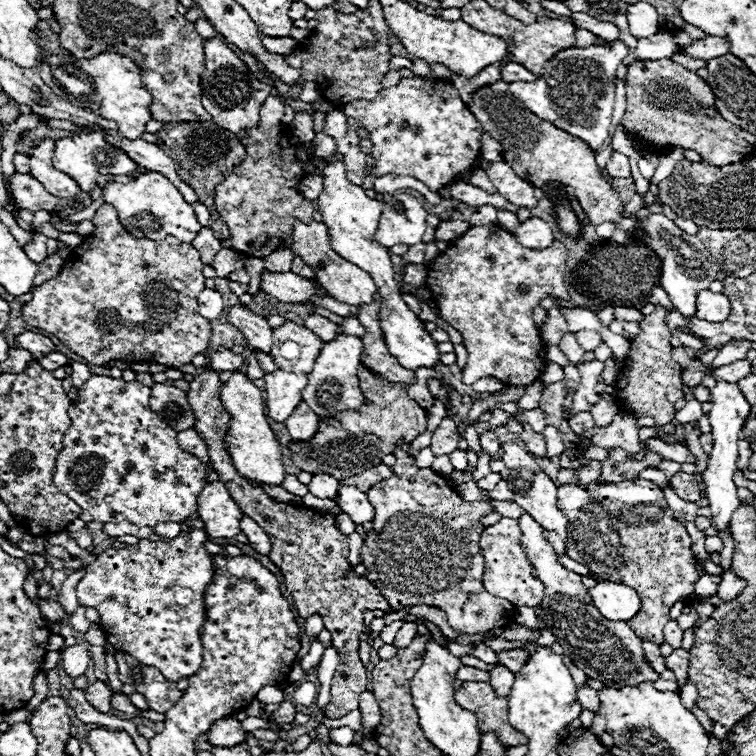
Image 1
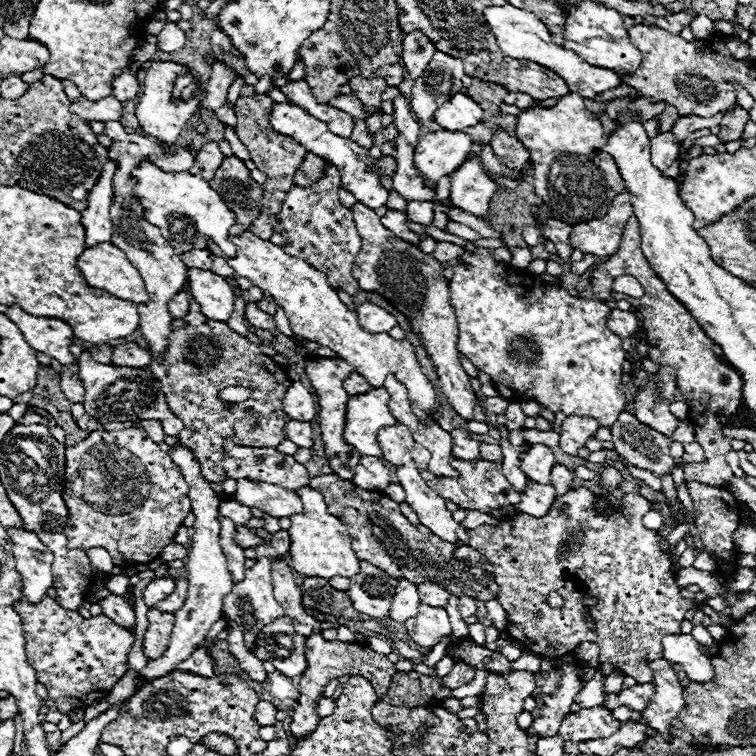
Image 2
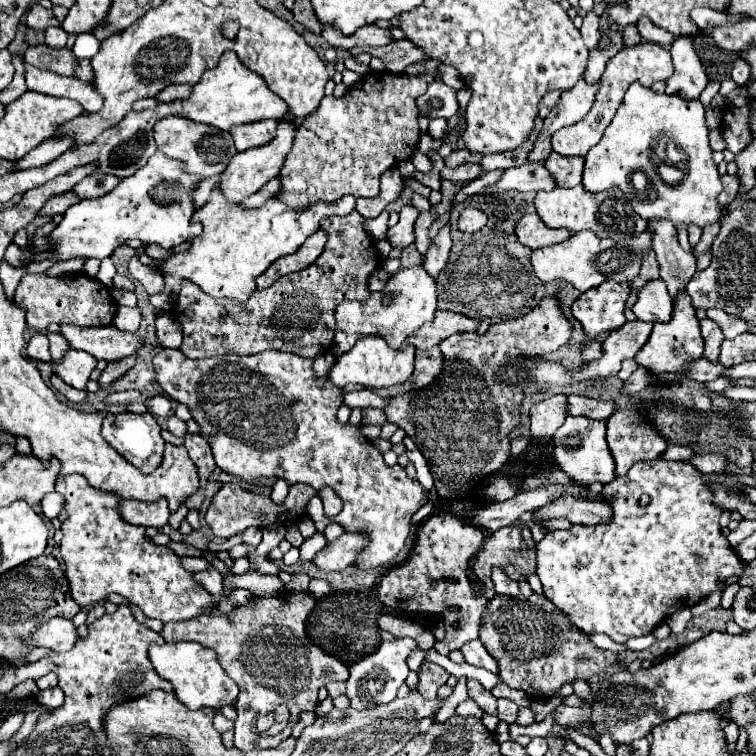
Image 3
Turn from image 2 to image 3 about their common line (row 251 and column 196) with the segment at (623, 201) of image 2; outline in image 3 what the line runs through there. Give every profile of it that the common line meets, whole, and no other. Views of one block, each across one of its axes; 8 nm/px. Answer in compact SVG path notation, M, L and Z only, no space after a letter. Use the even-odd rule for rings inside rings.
M60 476L56 480L56 490L64 496L64 510L68 518L62 522L62 542L60 552L64 560L64 572L70 582L72 598L80 608L106 600L106 594L116 592L136 604L148 618L158 618L162 622L192 620L200 614L210 614L218 608L218 600L194 580L194 574L182 566L180 556L168 546L156 546L146 534L144 526L132 526L124 522L118 504L110 504L110 498L100 498L100 490L90 490L90 484L84 476Z

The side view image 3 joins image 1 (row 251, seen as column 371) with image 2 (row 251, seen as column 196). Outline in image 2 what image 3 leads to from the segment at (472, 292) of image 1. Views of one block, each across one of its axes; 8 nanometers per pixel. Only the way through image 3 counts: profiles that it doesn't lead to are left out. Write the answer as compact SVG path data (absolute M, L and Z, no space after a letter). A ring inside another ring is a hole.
M356 202L352 206L352 216L362 238L362 248L352 264L352 276L358 280L362 290L380 294L410 320L412 332L420 338L420 344L426 348L426 356L434 364L440 392L448 398L456 414L460 414L464 420L472 420L476 394L470 386L470 376L458 358L458 320L450 304L450 290L442 264L434 260L432 254L424 254L418 246L394 236L388 228L384 228L372 208Z

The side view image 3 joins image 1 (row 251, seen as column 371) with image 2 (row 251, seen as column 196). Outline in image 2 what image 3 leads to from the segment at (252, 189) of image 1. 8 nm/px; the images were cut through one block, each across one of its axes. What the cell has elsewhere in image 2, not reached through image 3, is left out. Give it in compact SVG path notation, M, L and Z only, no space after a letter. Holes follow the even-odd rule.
M326 162L324 176L318 182L314 182L308 188L294 186L288 192L276 216L278 220L274 224L274 234L270 240L280 244L288 254L302 258L304 262L312 264L312 268L324 272L332 288L340 288L350 296L354 296L358 292L358 282L352 278L350 270L356 254L360 252L362 238L356 232L352 212L340 204L338 190L340 190L338 170L330 162Z

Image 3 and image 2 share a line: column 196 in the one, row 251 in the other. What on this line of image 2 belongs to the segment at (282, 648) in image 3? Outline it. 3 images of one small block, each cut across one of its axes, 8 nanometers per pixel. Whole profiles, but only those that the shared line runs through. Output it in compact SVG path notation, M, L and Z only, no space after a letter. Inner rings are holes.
M636 216L628 218L618 252L608 256L606 262L598 264L592 270L590 282L592 282L592 290L598 300L604 300L604 302L606 300L626 300L626 302L634 304L638 308L638 312L642 314L642 320L644 320L644 326L648 332L648 346L650 346L648 358L654 364L666 364L666 366L676 368L678 388L690 408L690 422L696 430L696 442L706 450L704 462L686 464L684 480L700 482L700 484L708 484L708 486L726 486L728 480L734 476L730 466L724 460L726 452L730 450L732 438L726 438L720 434L720 424L726 414L738 412L738 408L742 404L742 394L740 394L742 378L736 370L728 368L726 364L722 364L716 358L716 354L712 352L714 342L706 336L706 332L698 326L698 322L690 316L690 312L668 292L666 284L658 278L658 274L652 270L648 260L644 258L642 248L640 248L640 230L638 230ZM622 274L630 274L630 276L638 278L638 282L644 288L642 298L630 298L626 294L612 290L614 278L622 276Z

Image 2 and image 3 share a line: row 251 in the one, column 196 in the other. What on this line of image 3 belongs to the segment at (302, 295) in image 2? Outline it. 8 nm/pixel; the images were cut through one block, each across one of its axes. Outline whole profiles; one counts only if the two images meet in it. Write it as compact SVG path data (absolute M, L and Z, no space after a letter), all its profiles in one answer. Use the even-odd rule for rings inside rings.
M220 184L212 188L208 204L194 212L194 222L202 222L204 230L200 236L190 238L190 248L182 254L174 254L164 264L166 288L162 294L149 296L150 304L156 308L170 308L176 300L182 280L198 284L206 294L214 298L230 298L244 302L256 290L256 276L260 276L274 260L296 252L304 240L318 230L322 218L344 216L354 210L354 198L344 196L336 202L316 202L306 208L290 208L278 196L270 196L260 208L246 208L230 202Z

